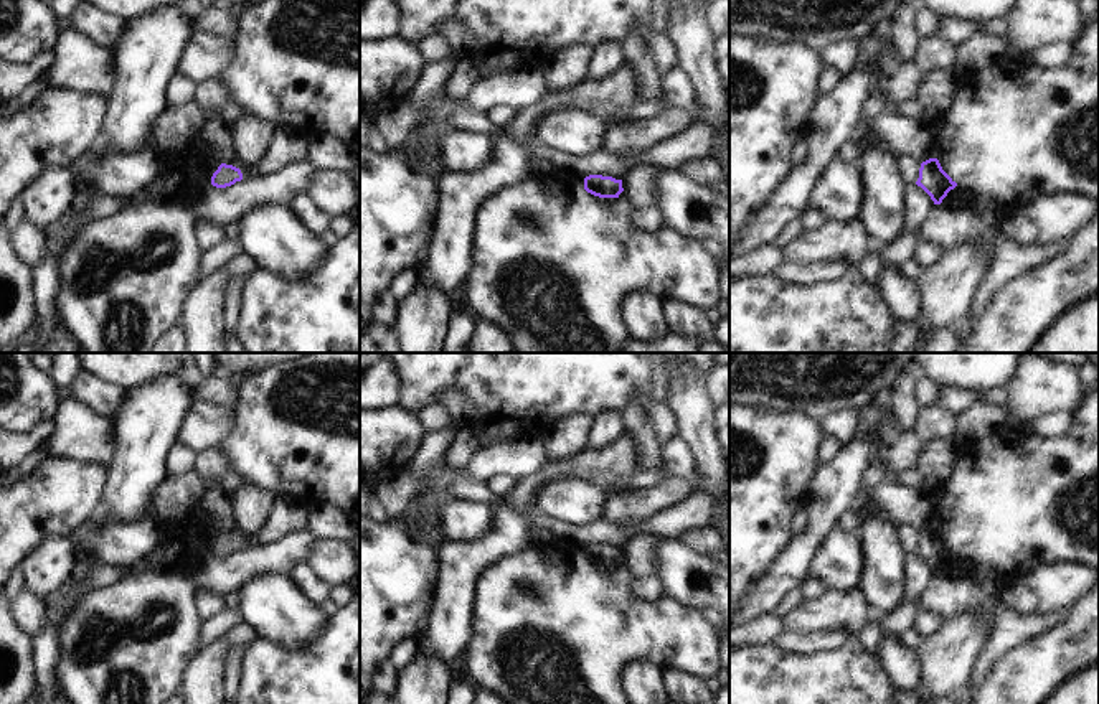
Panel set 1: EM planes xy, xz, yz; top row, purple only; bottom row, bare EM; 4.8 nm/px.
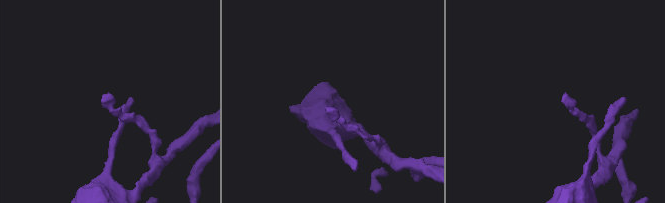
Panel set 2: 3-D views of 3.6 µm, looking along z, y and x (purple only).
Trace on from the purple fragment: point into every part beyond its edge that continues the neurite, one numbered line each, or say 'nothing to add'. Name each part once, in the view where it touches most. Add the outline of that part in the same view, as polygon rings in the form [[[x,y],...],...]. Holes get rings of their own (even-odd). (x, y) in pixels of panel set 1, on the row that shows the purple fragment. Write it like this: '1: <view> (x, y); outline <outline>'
nothing to add

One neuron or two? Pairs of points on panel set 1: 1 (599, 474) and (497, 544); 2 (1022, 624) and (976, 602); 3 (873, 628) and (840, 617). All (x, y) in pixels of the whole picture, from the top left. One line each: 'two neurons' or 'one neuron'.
1: one neuron
2: one neuron
3: two neurons

